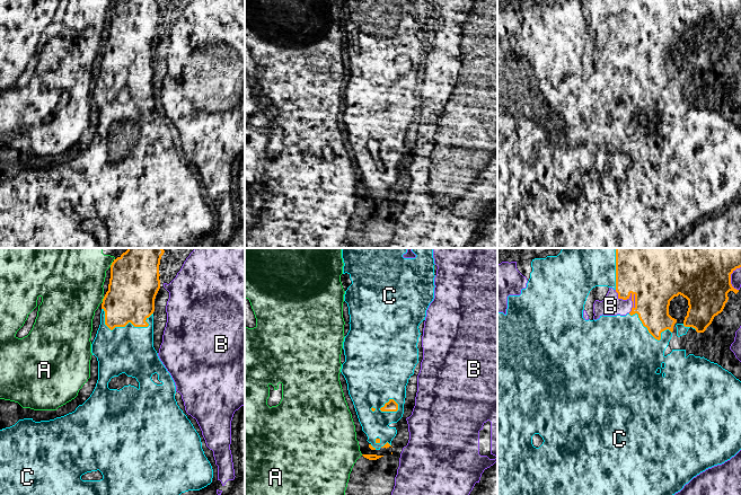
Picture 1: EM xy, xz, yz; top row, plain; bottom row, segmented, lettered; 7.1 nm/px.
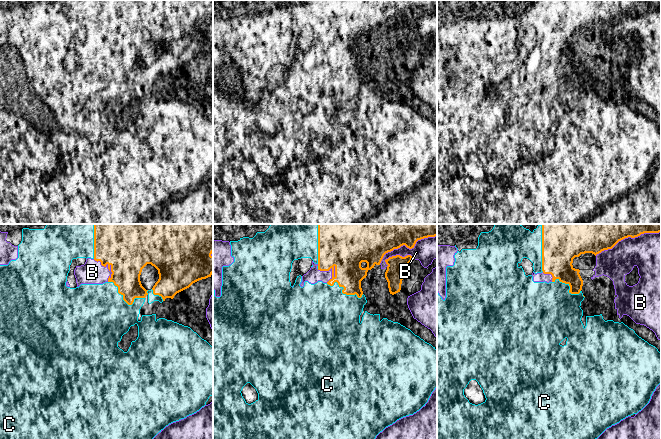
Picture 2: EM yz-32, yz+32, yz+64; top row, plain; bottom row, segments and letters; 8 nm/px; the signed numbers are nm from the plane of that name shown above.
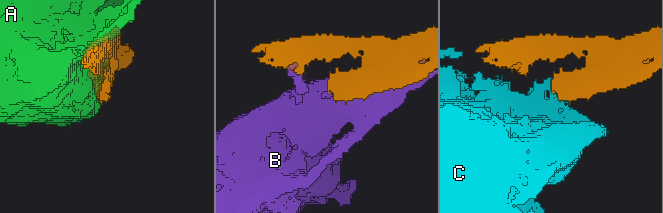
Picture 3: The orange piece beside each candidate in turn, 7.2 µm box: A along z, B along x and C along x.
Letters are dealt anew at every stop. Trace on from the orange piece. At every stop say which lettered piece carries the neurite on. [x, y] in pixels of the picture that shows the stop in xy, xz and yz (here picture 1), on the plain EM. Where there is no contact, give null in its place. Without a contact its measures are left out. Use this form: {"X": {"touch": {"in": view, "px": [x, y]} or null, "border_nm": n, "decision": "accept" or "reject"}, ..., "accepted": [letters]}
{"A": {"touch": {"in": "xy", "px": [103, 46]}, "border_nm": 40, "decision": "reject"}, "B": {"touch": {"in": "yz", "px": [628, 45]}, "border_nm": 200, "decision": "reject"}, "C": {"touch": {"in": "xy", "px": [125, 72]}, "border_nm": 380, "decision": "accept"}, "accepted": ["C"]}

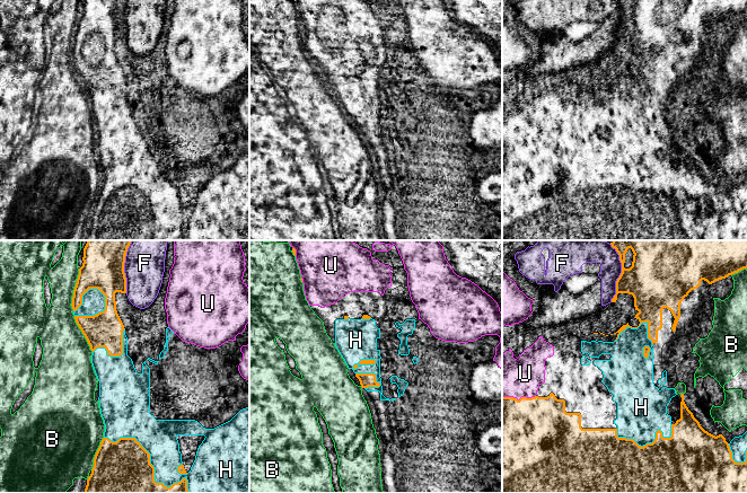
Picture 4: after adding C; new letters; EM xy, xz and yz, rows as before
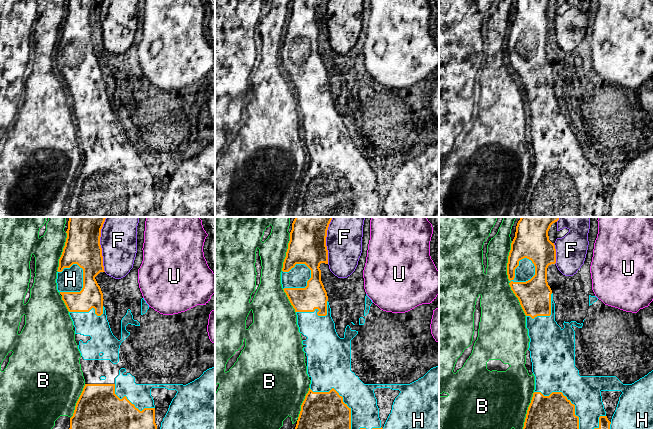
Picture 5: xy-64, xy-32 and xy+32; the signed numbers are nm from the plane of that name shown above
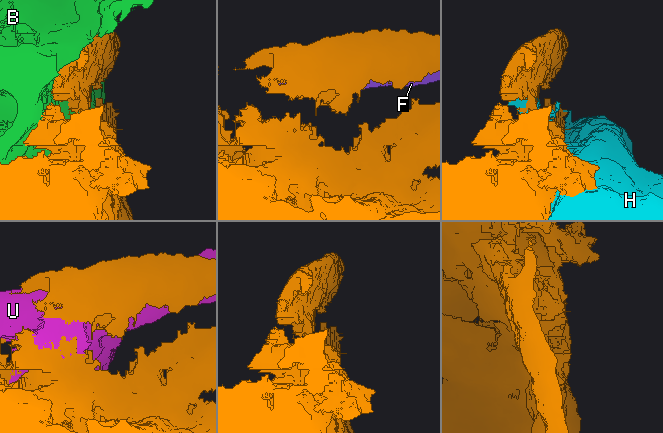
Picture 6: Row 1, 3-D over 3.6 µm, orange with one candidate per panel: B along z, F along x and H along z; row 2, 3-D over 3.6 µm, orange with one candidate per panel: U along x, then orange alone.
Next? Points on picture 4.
{"B": {"touch": {"in": "xy", "px": [73, 37]}, "border_nm": 300, "decision": "reject"}, "F": {"touch": {"in": "yz", "px": [618, 25]}, "border_nm": 360, "decision": "reject"}, "H": {"touch": {"in": "xy", "px": [152, 213]}, "border_nm": 750, "decision": "reject"}, "U": {"touch": {"in": "yz", "px": [517, 147]}, "border_nm": 240, "decision": "reject"}, "accepted": []}

